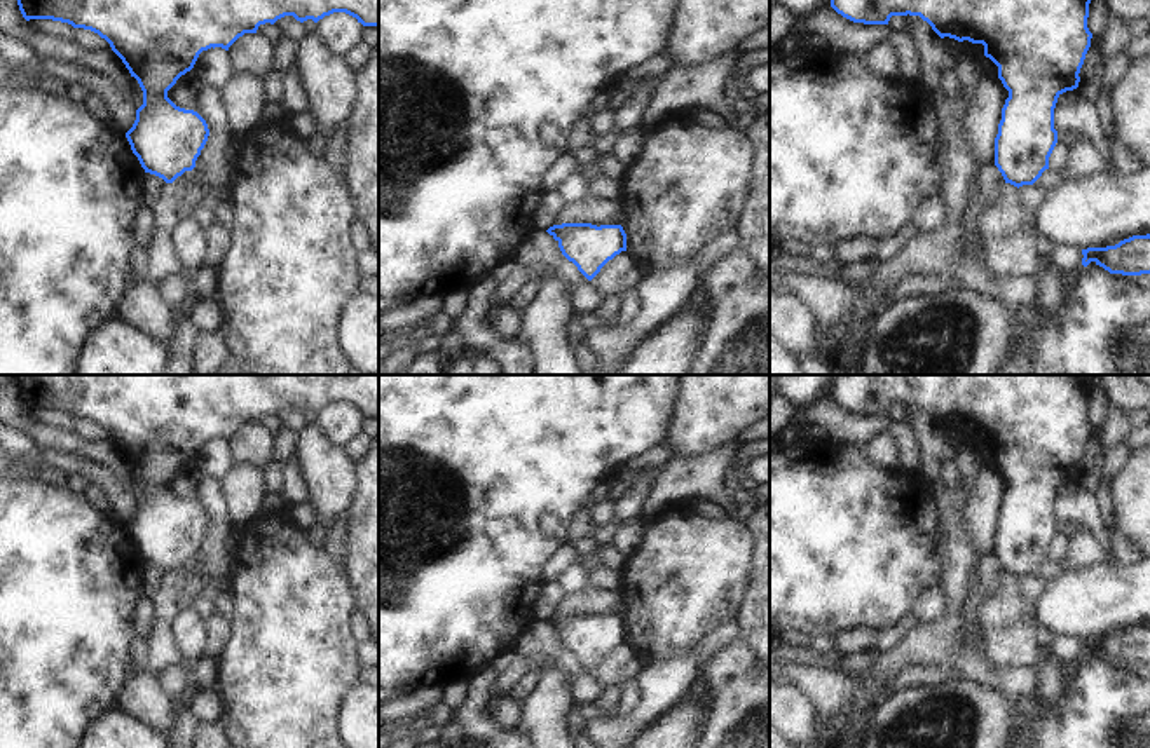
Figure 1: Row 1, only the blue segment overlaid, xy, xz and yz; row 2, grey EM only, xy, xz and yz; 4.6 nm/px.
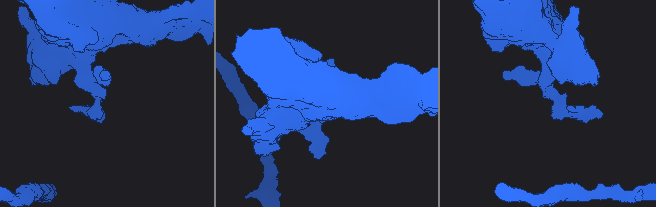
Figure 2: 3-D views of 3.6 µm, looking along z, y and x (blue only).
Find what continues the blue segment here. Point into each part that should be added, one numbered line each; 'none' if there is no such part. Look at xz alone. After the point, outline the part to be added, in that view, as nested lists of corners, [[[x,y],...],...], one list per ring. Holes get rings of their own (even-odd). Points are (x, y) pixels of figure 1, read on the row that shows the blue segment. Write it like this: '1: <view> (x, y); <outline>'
none

